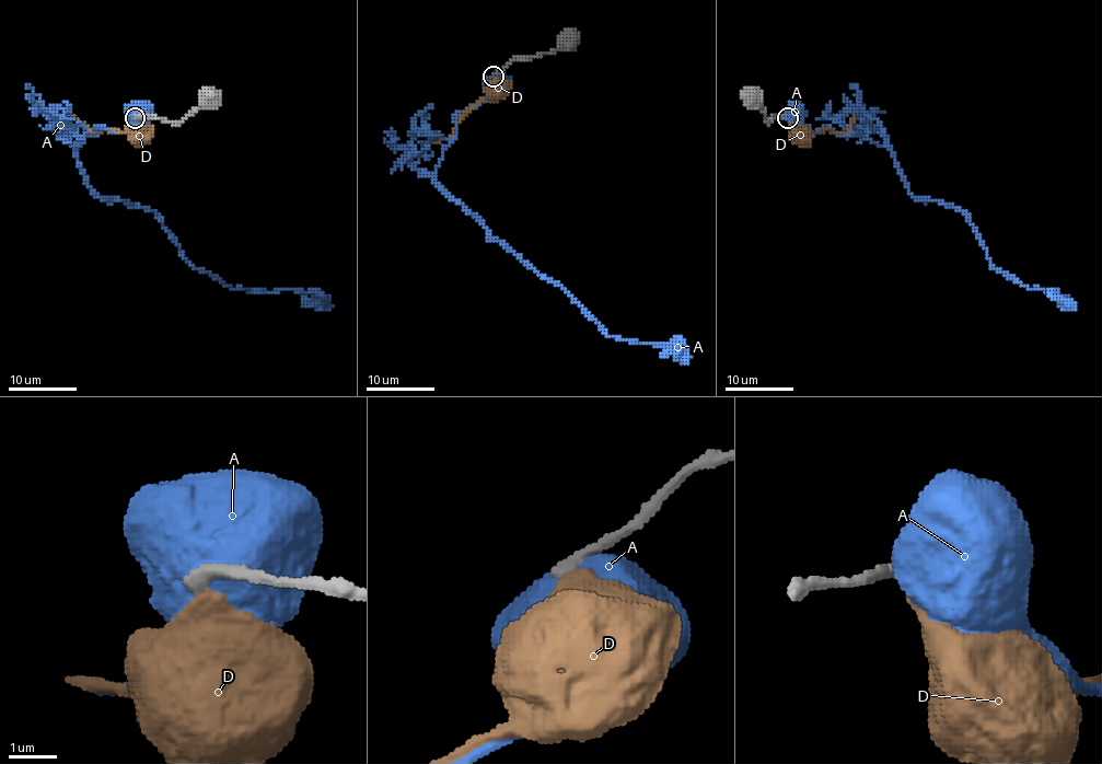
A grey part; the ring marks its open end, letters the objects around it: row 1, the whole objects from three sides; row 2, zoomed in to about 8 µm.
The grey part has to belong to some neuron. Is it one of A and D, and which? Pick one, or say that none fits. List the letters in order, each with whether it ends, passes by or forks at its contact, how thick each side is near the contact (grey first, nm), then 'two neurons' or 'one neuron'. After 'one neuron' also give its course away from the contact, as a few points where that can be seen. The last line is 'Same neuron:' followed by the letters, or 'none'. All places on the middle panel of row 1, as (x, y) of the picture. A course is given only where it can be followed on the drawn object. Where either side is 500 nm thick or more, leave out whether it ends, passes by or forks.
A: 280/1100 nm | two neurons
D: it ends | 280/420 nm | two neurons
Same neuron: none

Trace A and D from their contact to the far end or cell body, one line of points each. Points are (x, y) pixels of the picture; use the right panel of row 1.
A: (787, 116), (886, 147), (916, 198), (959, 208), (990, 264), (1069, 303)
D: (788, 117), (809, 131), (844, 131), (853, 116)

